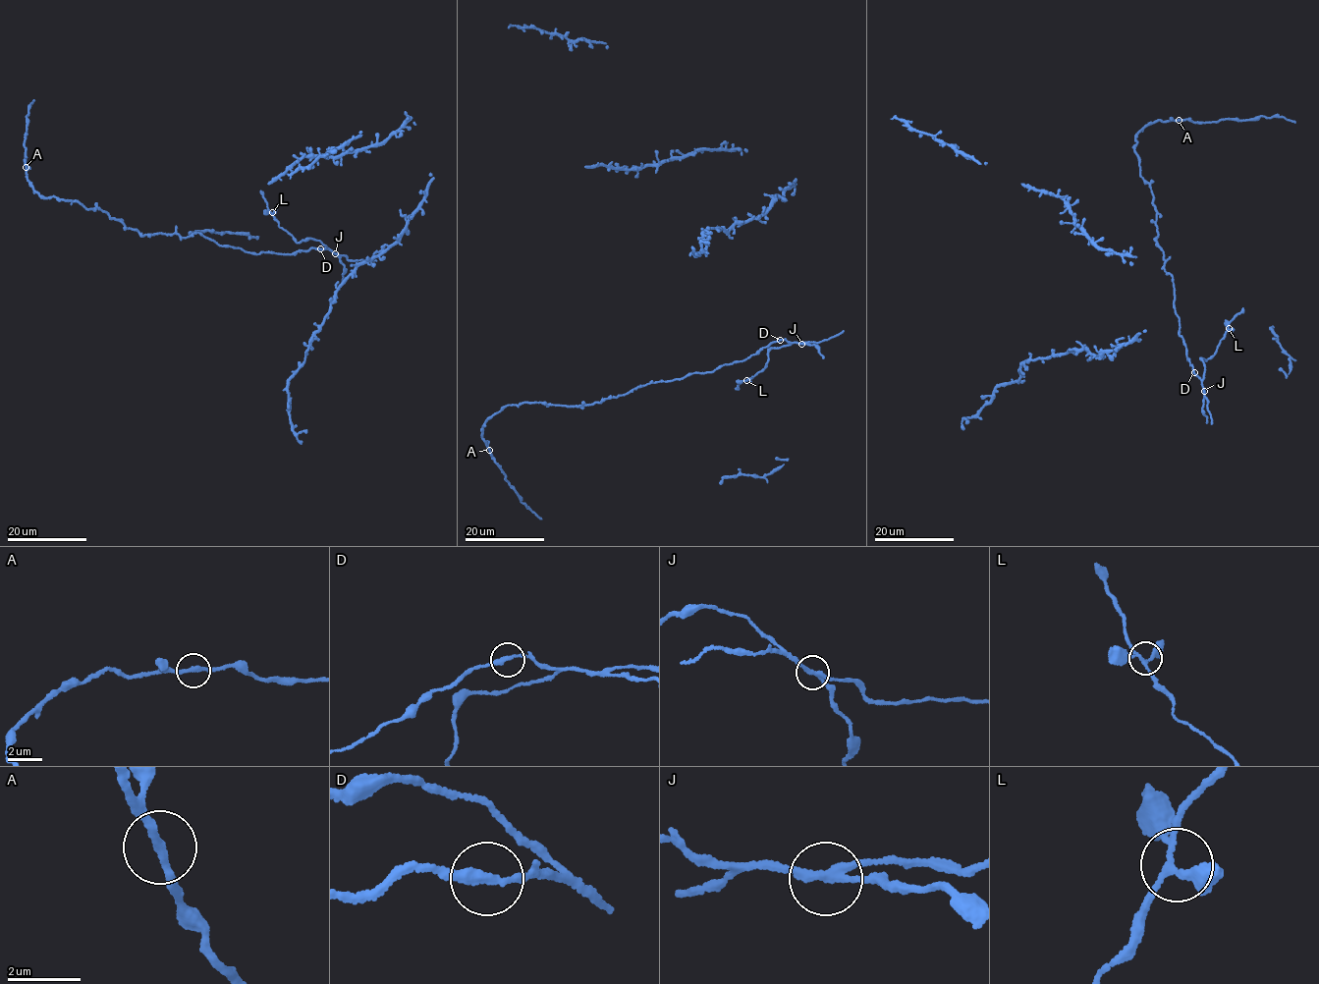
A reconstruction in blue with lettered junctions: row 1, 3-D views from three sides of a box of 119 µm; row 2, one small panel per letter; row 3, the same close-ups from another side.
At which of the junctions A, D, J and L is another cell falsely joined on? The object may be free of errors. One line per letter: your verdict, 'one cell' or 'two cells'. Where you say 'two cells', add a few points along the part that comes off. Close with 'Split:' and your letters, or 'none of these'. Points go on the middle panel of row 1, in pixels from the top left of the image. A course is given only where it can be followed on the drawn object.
A: one cell
D: one cell
J: two cells | (801, 344), (813, 344), (823, 358)
L: one cell
Split: J

